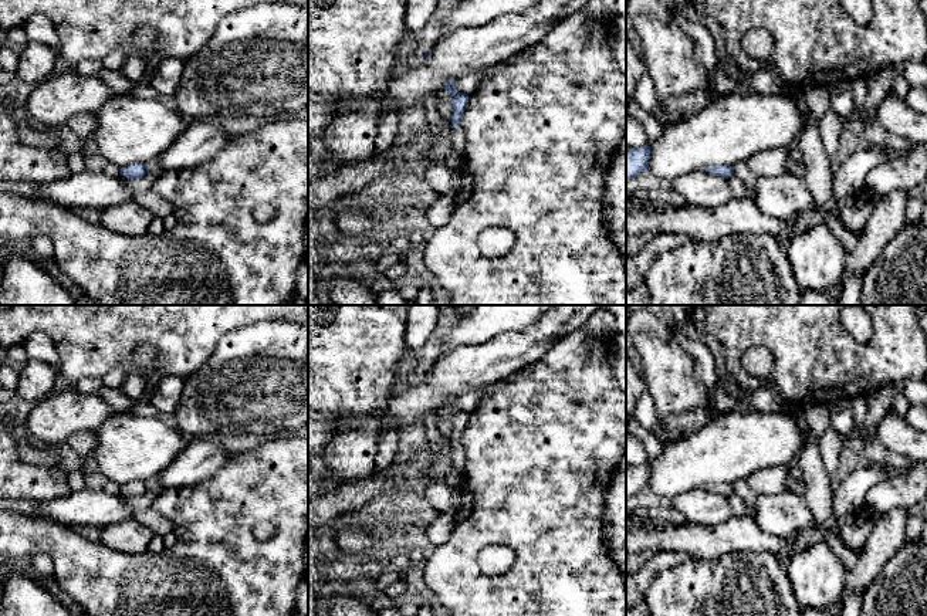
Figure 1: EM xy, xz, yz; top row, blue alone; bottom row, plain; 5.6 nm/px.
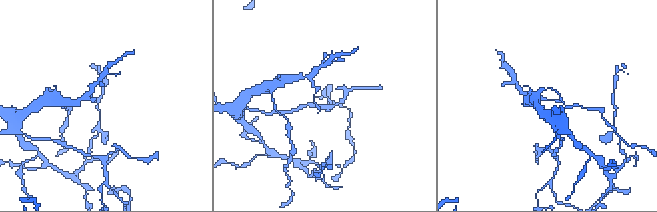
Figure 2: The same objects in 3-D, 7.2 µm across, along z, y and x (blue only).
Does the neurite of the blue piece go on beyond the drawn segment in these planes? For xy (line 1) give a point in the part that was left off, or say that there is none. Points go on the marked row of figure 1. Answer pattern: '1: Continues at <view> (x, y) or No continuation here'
1: No continuation here

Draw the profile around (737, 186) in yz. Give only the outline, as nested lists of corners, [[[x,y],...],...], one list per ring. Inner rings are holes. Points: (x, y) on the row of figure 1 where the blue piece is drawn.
[[[731,175],[728,177],[728,185],[730,185],[734,199],[752,199],[754,200],[754,196],[748,192],[744,182],[737,175]]]

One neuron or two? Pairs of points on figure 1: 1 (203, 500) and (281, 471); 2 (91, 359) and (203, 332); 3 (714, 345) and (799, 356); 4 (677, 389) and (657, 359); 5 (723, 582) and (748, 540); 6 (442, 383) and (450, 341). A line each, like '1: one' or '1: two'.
1: one
2: one
3: two
4: one
5: two
6: two

